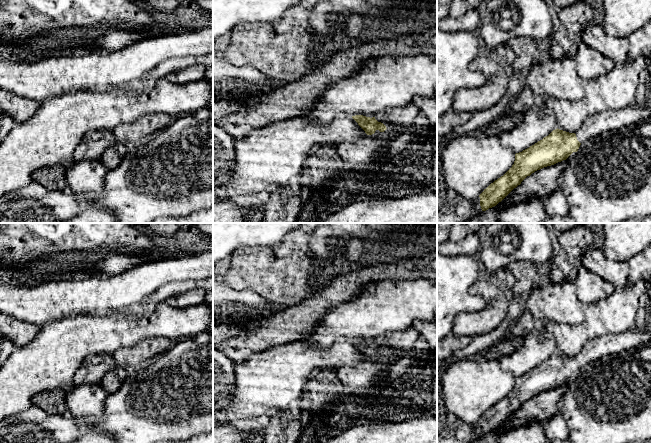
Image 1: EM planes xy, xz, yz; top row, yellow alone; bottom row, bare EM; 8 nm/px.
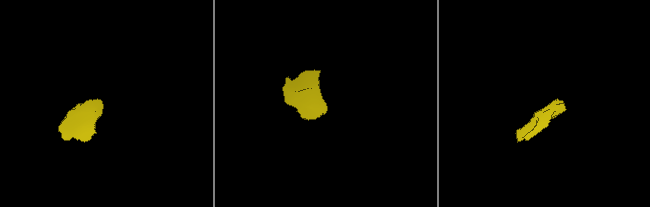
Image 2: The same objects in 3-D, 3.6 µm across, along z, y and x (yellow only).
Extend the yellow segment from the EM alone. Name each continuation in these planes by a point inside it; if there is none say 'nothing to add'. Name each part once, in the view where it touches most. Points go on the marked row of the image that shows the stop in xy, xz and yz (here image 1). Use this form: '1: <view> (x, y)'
1: yz (610, 120)
2: yz (458, 210)

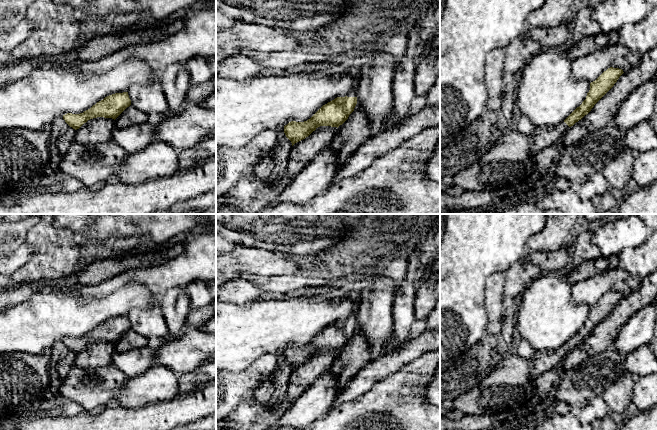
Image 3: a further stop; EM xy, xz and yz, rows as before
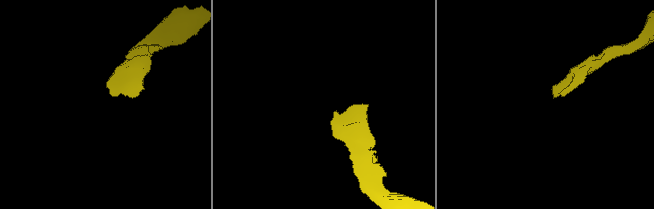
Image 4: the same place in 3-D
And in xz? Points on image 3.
1: xz (353, 71)

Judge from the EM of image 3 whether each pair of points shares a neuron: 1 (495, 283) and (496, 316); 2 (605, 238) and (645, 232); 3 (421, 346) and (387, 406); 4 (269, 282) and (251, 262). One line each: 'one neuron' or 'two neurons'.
1: one neuron
2: one neuron
3: two neurons
4: two neurons

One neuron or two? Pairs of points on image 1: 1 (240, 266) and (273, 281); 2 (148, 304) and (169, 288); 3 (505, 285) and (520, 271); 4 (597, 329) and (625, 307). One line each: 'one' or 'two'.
1: one
2: one
3: two
4: one

